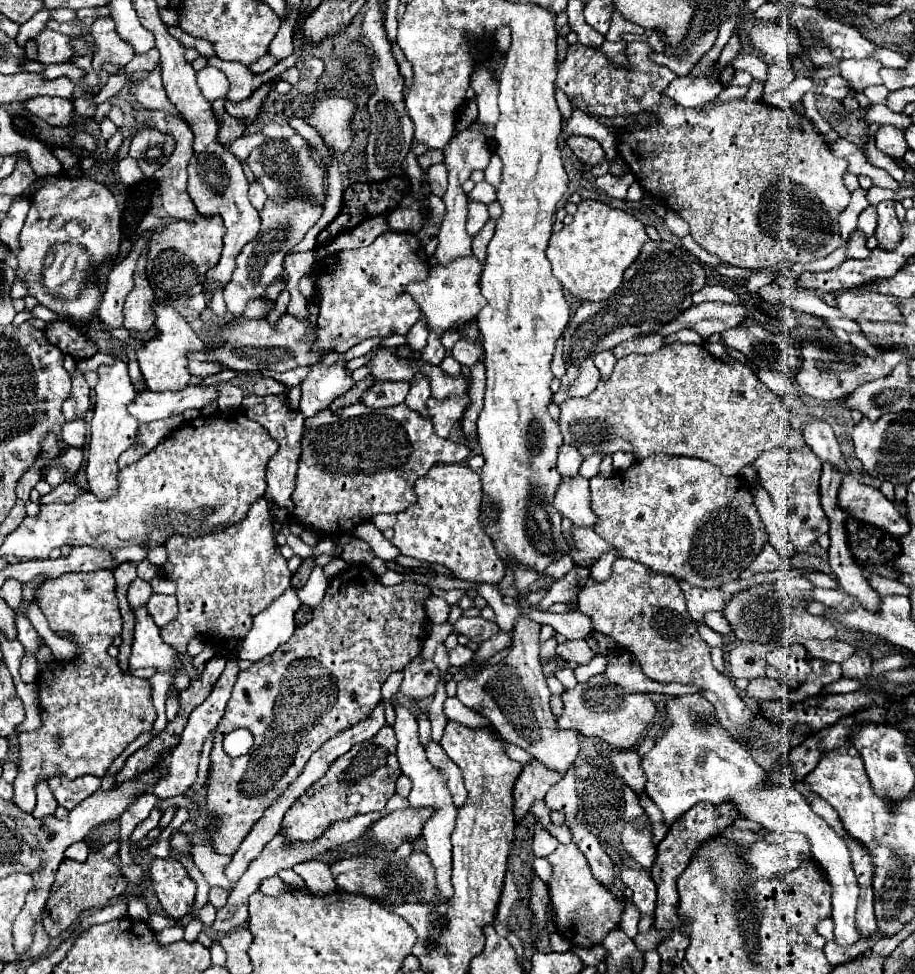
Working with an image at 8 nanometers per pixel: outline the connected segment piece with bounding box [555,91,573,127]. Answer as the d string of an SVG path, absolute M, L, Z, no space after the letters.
M557 91L557 105L559 105L559 109L561 109L561 113L563 113L563 125L561 127L565 127L565 123L571 119L571 113L573 113L573 107L571 107L571 101L563 95L563 93L559 93Z

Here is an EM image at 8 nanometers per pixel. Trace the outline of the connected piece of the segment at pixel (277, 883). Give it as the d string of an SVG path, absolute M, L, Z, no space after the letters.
M273 875L273 877L271 877L271 879L267 879L265 883L261 883L259 891L261 891L261 893L265 893L265 895L275 895L275 893L279 893L283 887L285 887L285 885L283 885L283 881L281 881L277 875Z

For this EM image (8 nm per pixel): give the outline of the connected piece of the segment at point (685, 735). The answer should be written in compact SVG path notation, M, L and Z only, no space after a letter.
M683 695L675 697L667 703L667 731L661 739L657 739L655 747L643 757L641 769L647 775L647 795L651 801L663 811L665 821L671 825L677 817L687 813L697 801L725 801L725 797L733 797L741 809L745 809L745 817L751 821L761 823L769 831L797 831L807 837L811 845L811 855L813 859L825 869L829 883L833 885L833 923L835 923L835 941L839 945L853 945L859 941L859 933L855 927L855 907L859 901L859 885L857 877L853 873L853 863L851 863L851 853L847 849L847 843L843 837L839 837L819 815L815 815L805 801L805 797L795 791L795 787L789 789L757 789L761 781L765 781L765 771L757 761L745 751L737 741L725 733L725 729L715 721L715 709L709 705L703 697L699 695Z

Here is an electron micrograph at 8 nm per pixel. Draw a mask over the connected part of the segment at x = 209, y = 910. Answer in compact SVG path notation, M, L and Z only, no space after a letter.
M207 903L205 907L201 907L201 909L197 911L197 919L199 919L203 925L211 925L211 923L215 921L215 913L217 913L217 909L215 909L211 903Z

